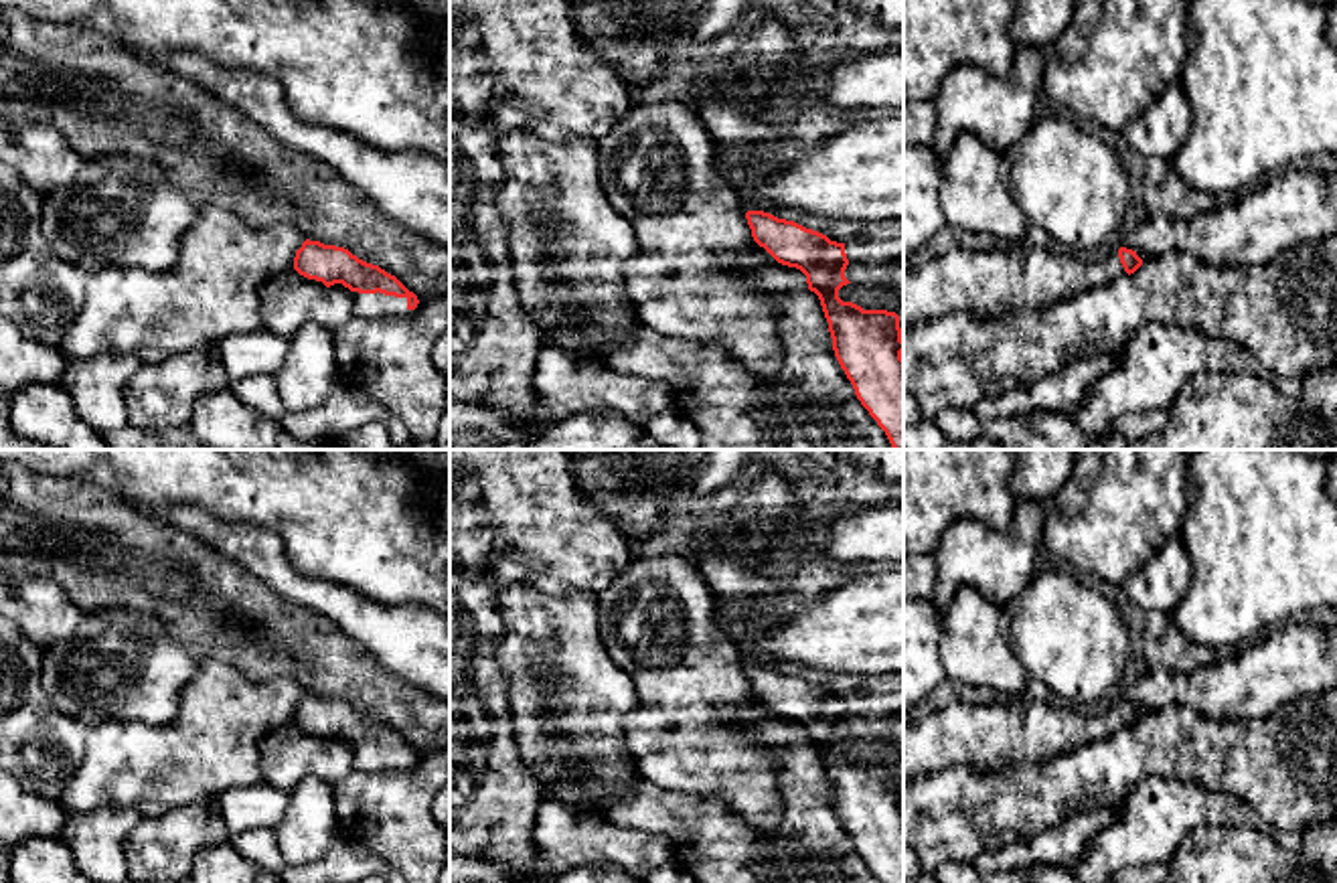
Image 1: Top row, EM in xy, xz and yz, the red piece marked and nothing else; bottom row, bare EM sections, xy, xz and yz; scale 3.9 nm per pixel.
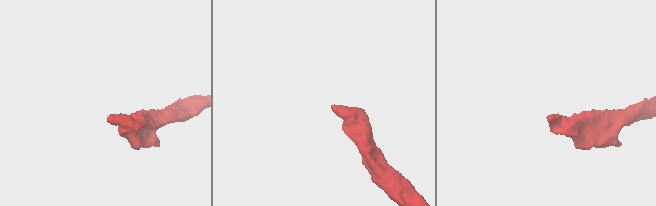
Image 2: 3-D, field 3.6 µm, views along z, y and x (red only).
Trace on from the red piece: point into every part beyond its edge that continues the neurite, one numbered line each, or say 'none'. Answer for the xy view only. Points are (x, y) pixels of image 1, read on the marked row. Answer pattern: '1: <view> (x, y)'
1: xy (373, 306)

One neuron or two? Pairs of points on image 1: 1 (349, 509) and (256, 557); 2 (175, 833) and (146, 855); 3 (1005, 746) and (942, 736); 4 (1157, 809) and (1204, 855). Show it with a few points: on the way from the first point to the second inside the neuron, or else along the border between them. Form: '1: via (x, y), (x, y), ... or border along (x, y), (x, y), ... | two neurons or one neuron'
1: border along (238, 525), (270, 529), (286, 559), (315, 578) | two neurons
2: via (169, 839), (152, 853) | one neuron
3: via (989, 738), (959, 736) | one neuron
4: border along (1204, 823), (1182, 841), (1167, 861) | two neurons

